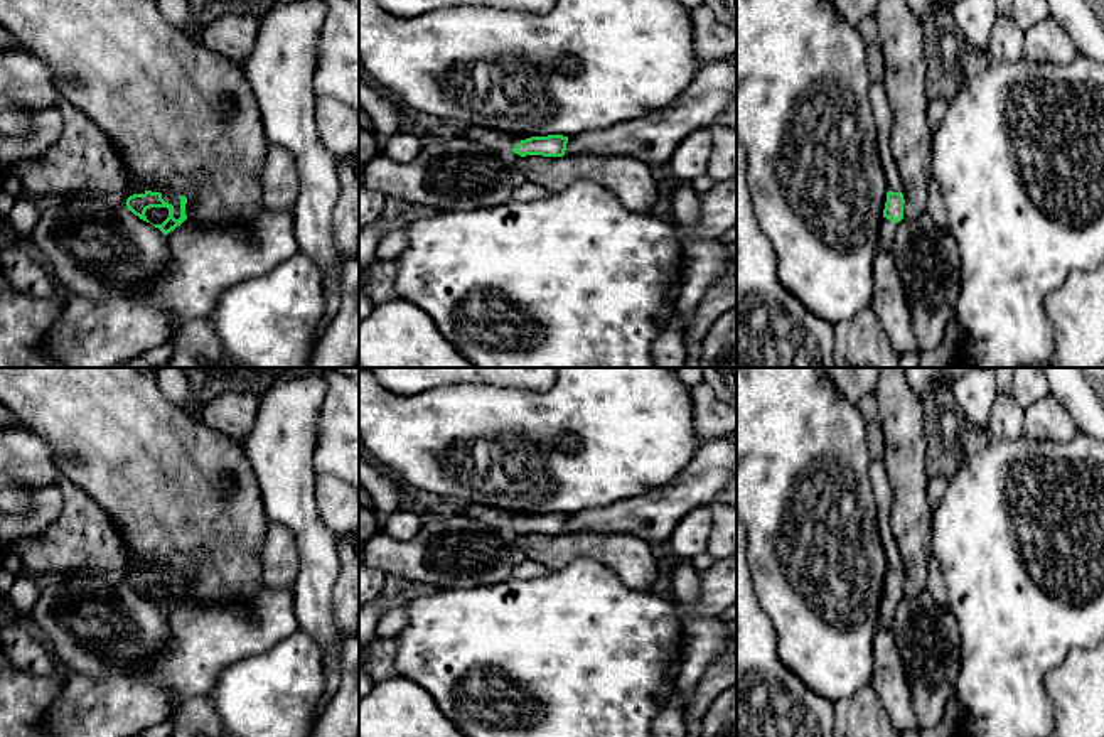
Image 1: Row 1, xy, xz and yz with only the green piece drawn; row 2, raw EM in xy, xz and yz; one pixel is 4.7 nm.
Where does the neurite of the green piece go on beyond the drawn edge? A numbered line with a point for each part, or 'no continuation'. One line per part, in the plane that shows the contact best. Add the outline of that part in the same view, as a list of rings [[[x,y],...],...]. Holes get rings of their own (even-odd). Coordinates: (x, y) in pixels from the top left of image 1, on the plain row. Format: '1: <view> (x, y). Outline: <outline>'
1: xy (172, 577). Outline: [[[167,572],[167,573],[162,573],[162,577],[174,584],[174,595],[179,597],[180,595],[180,577],[179,577],[179,573]]]

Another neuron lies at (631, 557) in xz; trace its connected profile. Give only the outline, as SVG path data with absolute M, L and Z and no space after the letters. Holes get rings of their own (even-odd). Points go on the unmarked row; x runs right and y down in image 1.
M526 533L519 546L529 560L549 570L560 570L578 558L600 562L634 590L649 590L661 575L651 543L630 533Z

